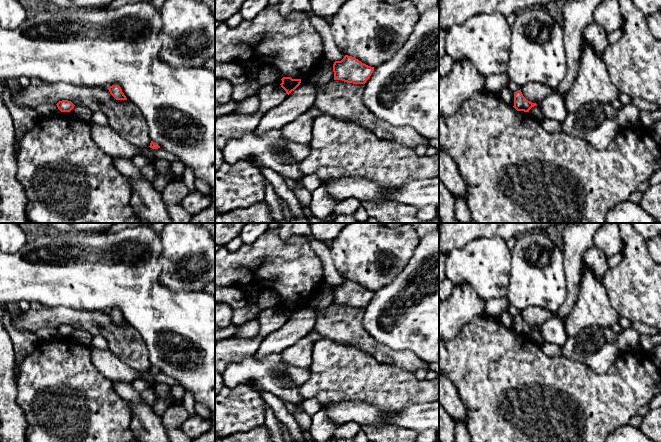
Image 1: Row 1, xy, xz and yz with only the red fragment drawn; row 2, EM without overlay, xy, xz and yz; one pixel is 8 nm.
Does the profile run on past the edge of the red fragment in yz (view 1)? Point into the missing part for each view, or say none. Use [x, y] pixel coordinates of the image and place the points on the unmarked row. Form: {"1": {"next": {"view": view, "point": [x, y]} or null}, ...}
{"1": {"next": null}}

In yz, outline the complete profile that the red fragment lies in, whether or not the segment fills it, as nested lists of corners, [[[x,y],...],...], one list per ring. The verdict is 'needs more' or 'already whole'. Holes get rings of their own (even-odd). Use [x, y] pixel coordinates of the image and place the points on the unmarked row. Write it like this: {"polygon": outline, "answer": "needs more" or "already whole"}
{"polygon": [[[521,313],[514,316],[514,332],[517,335],[529,336],[529,334],[536,330],[536,327],[528,325],[522,318]]], "answer": "already whole"}

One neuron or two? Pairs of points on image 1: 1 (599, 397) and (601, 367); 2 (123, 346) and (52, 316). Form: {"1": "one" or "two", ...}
{"1": "two", "2": "one"}

